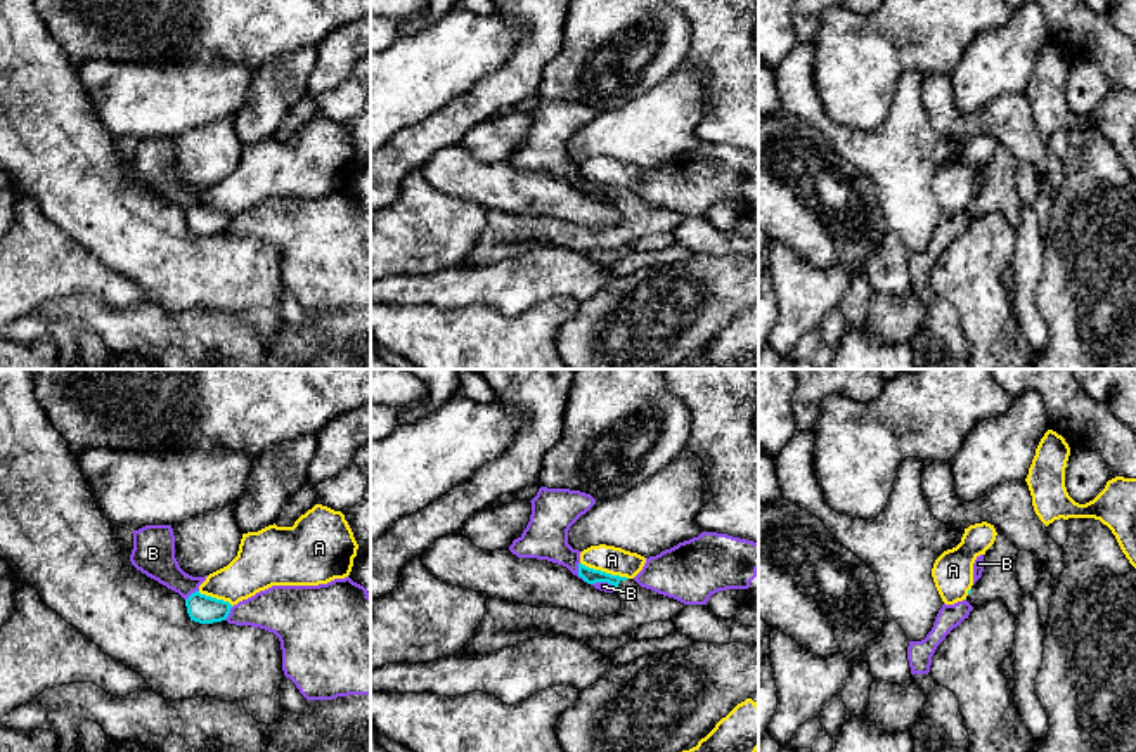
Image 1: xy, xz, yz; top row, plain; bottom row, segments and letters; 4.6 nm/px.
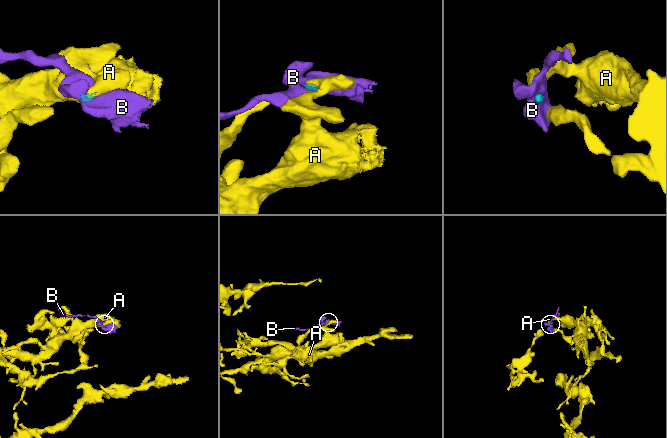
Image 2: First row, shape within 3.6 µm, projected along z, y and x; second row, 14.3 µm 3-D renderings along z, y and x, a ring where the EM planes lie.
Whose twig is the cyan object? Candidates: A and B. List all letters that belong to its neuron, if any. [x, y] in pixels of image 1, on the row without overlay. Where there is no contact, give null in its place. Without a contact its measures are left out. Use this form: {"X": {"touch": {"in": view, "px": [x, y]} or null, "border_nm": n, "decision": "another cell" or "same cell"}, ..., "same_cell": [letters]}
{"A": {"touch": {"in": "xz", "px": [605, 184]}, "border_nm": 240, "decision": "another cell"}, "B": {"touch": {"in": "xz", "px": [579, 184]}, "border_nm": 100, "decision": "another cell"}, "same_cell": []}

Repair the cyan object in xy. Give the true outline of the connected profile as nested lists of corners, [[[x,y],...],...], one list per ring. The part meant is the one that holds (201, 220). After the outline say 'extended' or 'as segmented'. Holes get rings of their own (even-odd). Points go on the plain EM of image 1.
[[[199,203],[185,211],[185,218],[190,232],[199,236],[222,234],[229,229],[232,220],[229,213],[201,206]]]; as segmented

